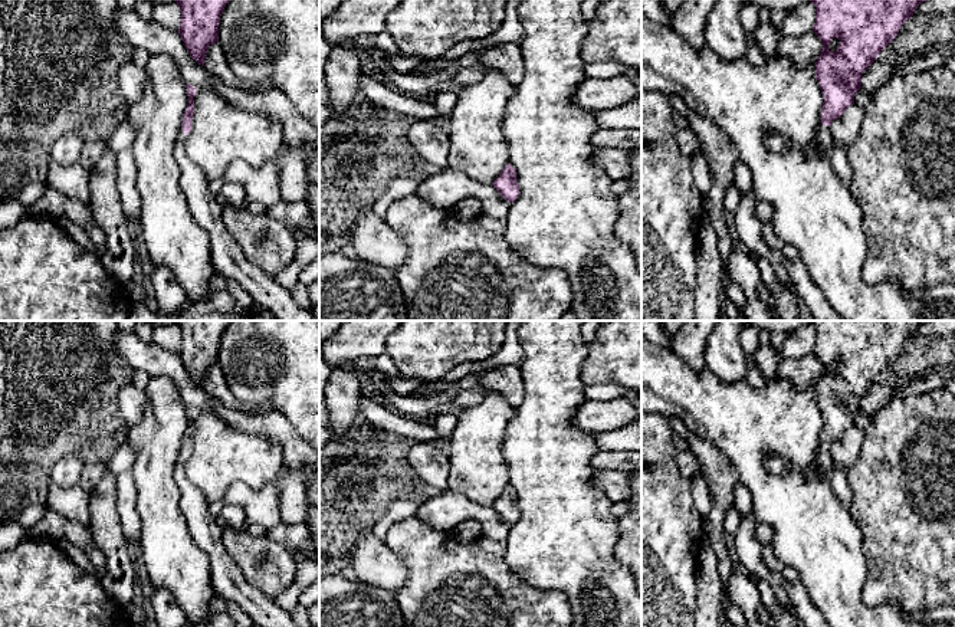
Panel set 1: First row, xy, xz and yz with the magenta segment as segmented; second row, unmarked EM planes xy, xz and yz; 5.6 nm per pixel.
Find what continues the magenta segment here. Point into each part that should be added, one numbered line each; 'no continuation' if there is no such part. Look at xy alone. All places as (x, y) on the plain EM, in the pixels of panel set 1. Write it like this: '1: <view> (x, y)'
1: xy (230, 586)

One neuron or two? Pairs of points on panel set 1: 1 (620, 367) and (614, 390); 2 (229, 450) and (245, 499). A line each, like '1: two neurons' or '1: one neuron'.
1: two neurons
2: two neurons

